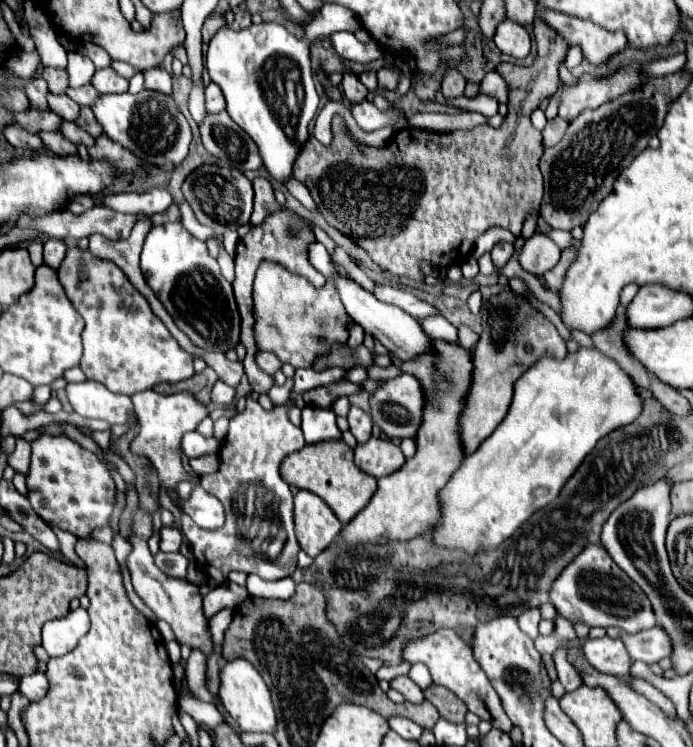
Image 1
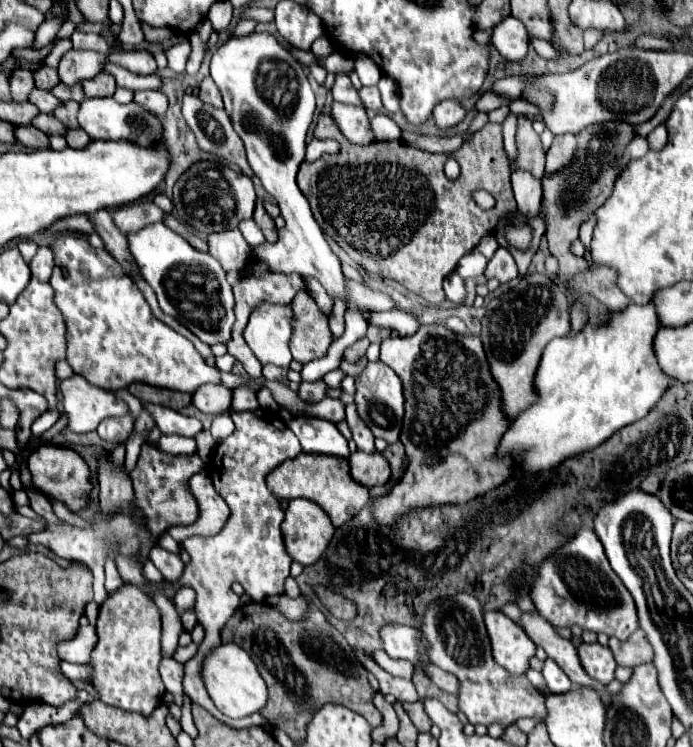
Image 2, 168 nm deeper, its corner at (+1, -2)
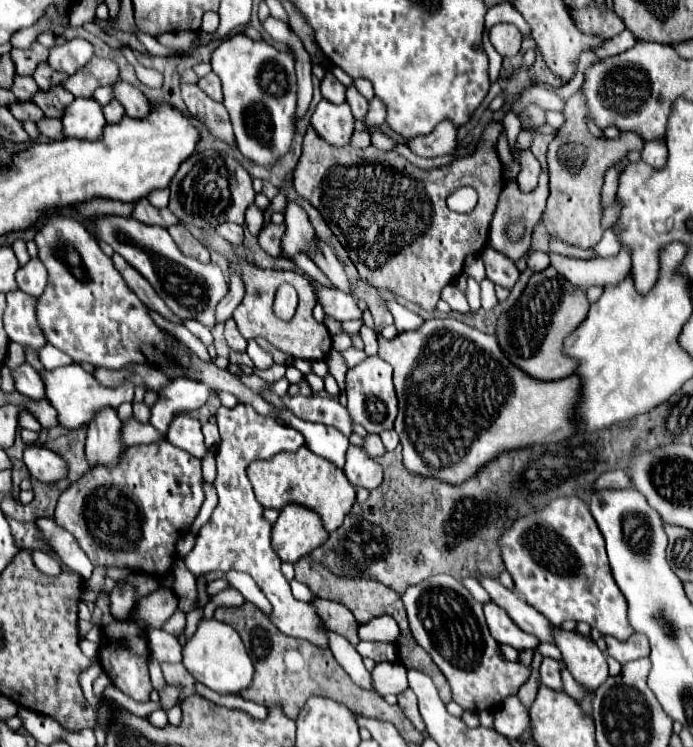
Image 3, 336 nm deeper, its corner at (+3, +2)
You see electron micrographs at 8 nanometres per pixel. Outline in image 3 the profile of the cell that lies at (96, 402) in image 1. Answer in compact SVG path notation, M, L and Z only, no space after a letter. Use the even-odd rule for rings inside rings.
M66 365L58 367L52 371L42 371L42 381L44 381L44 391L46 399L50 405L58 411L58 423L64 425L66 429L78 429L86 423L90 423L102 407L118 407L120 403L132 403L134 401L134 385L130 381L124 381L118 387L102 387L90 373L86 373L80 365Z

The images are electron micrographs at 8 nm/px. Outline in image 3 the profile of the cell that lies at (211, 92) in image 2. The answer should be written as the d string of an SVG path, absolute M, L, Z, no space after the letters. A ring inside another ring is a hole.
M208 73L206 77L202 77L198 81L198 85L208 97L212 97L214 101L222 101L222 85L220 85L220 77L216 73Z

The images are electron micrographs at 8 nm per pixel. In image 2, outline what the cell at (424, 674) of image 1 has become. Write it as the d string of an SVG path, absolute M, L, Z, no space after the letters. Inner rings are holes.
M376 651L374 653L374 661L388 671L394 677L402 677L402 679L412 679L414 677L414 665L410 661L404 659L390 659L384 651Z

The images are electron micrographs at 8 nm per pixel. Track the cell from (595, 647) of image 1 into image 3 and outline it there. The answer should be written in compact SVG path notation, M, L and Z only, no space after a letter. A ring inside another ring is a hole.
M558 629L558 633L554 633L554 643L562 651L564 667L582 687L596 691L606 681L606 657L590 637L584 637L576 631Z

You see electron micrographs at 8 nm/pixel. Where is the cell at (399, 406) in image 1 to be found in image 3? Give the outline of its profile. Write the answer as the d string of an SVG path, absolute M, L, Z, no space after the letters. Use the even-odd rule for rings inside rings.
M366 357L362 363L352 367L346 375L346 391L348 391L346 409L354 423L362 425L368 433L392 429L398 413L398 399L392 385L392 367L386 361L382 361L380 357Z

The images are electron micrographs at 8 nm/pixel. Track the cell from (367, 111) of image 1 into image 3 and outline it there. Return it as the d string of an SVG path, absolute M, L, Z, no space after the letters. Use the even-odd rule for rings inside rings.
M322 99L316 105L316 111L310 121L312 129L330 145L348 145L352 131L354 131L354 117L346 103L334 105L326 99Z

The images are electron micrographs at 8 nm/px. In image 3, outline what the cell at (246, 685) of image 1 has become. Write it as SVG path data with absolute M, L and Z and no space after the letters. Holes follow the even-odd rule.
M214 617L202 619L194 637L186 641L186 645L182 647L182 665L198 683L224 695L236 695L238 691L246 689L252 683L252 675L254 675L252 661L244 649L238 631Z

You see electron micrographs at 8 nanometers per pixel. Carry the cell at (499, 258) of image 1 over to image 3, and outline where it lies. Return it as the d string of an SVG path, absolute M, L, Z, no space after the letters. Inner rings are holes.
M486 247L484 253L482 253L482 261L486 265L486 277L492 283L496 283L504 289L512 289L516 285L516 281L520 277L520 271L506 255Z

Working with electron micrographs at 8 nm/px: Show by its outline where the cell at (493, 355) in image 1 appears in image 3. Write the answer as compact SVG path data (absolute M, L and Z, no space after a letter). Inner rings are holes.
M550 265L546 271L538 271L530 277L520 301L512 311L502 315L496 325L496 339L506 357L528 375L540 381L556 381L576 371L578 363L562 351L564 339L586 319L590 303L586 289L574 289L570 281L556 273Z

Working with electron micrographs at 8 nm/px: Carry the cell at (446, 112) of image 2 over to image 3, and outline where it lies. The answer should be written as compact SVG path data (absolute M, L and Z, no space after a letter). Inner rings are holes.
M442 121L430 135L418 135L418 137L406 139L404 145L420 157L448 155L456 149L456 131L458 129L450 121Z

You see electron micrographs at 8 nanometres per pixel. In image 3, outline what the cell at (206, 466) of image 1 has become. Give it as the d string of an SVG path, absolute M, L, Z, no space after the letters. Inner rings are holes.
M162 439L150 445L128 447L122 455L122 461L118 461L114 469L90 469L60 495L54 519L60 527L76 537L94 565L128 569L132 573L146 573L154 579L162 579L172 575L172 567L178 559L176 543L190 531L202 501L202 461L188 451L174 447L168 439Z

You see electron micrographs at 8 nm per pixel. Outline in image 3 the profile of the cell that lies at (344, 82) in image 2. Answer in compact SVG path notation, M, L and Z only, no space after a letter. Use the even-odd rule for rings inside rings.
M326 71L326 75L324 75L320 91L322 91L322 97L330 103L344 103L346 101L346 95L344 95L346 87L330 71Z

